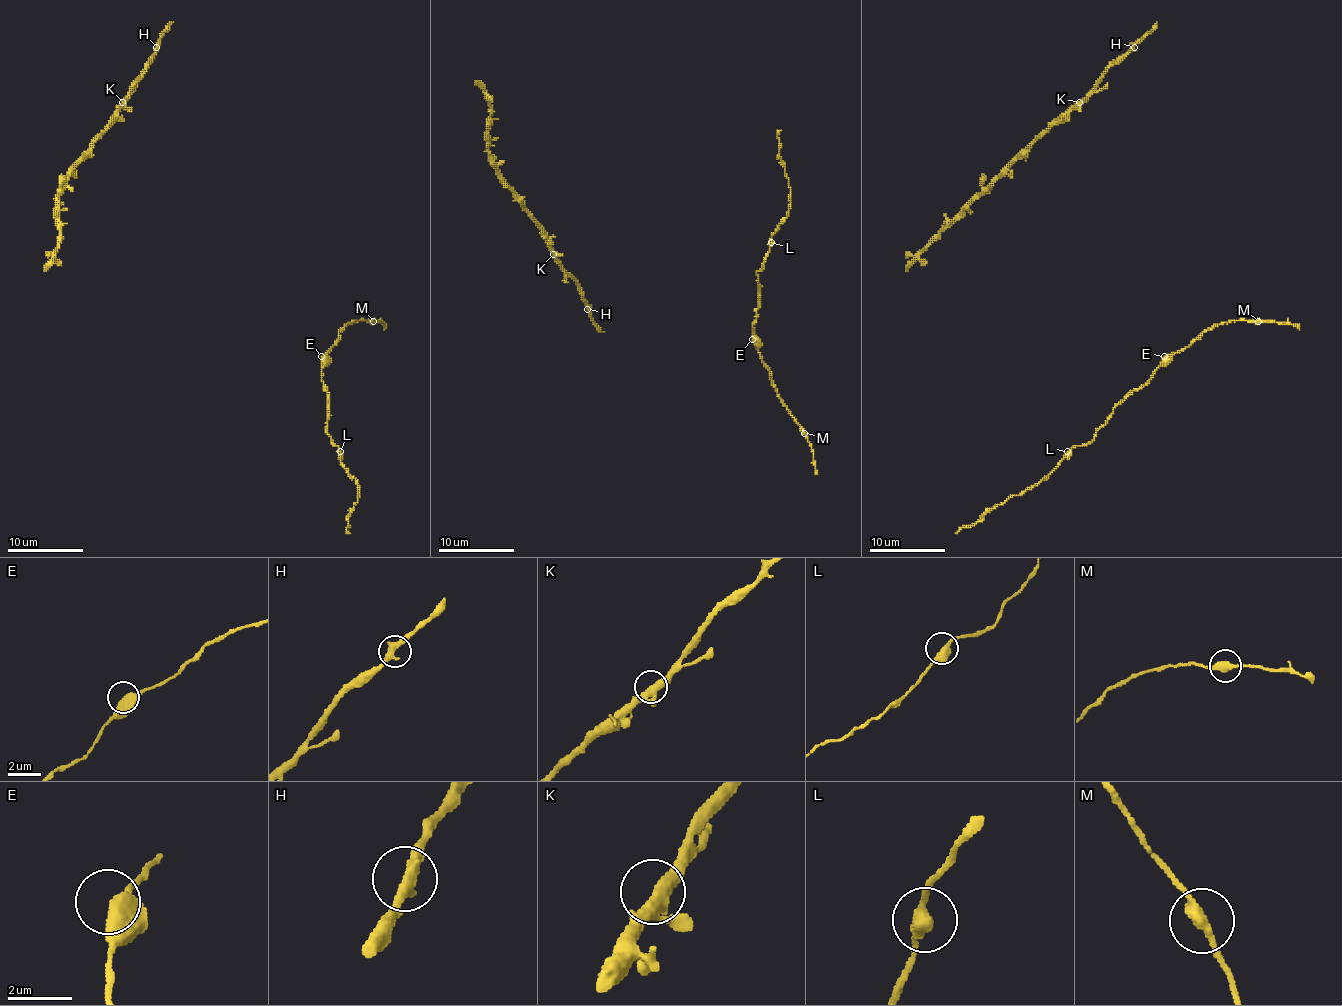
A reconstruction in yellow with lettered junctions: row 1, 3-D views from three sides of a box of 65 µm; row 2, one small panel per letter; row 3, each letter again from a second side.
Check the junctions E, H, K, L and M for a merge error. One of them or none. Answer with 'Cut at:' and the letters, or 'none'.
Cut at: M

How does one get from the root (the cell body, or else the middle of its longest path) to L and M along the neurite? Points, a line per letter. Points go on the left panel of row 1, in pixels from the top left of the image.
L: (321, 356), (321, 381), (327, 391), (325, 430), (340, 451)
M: (321, 356), (333, 347), (338, 334), (350, 322), (373, 320)

